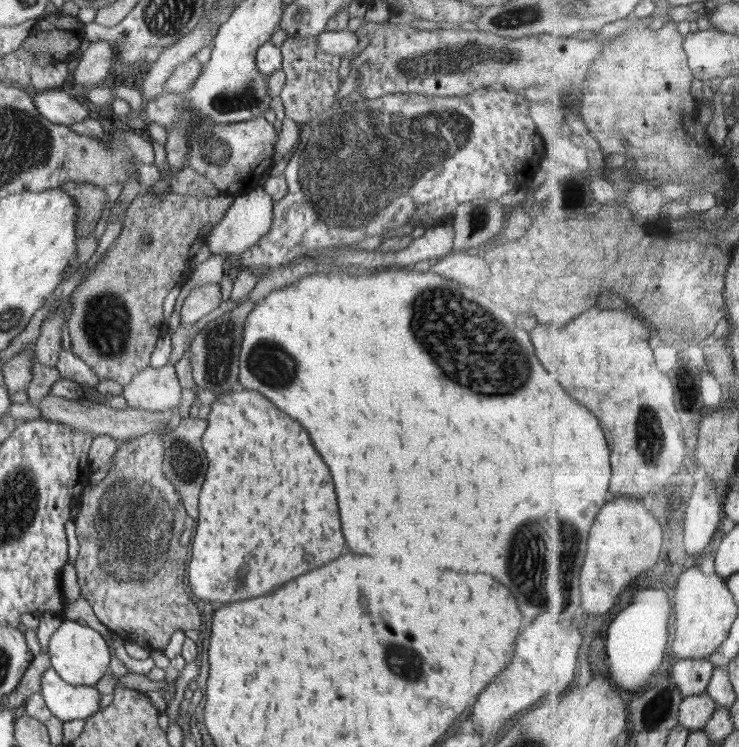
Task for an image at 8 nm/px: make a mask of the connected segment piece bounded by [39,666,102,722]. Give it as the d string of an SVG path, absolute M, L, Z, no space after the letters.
M51 666L40 677L40 694L50 712L62 720L86 719L100 710L100 692L96 686L74 686L64 682Z

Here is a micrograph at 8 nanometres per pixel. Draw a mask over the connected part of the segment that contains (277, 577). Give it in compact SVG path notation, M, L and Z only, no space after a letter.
M238 387L219 395L216 401L211 404L211 409L207 417L207 429L202 437L202 446L208 456L208 474L206 474L206 482L200 490L200 518L198 518L198 526L196 526L194 540L192 540L192 558L188 564L188 584L192 590L191 595L206 598L206 600L220 600L220 602L256 598L270 590L276 590L284 582L288 582L304 572L314 570L314 568L334 560L336 556L340 556L346 542L344 542L342 528L340 528L340 516L338 516L338 504L336 504L332 476L328 472L328 466L322 462L320 454L312 446L308 432L296 420L292 420L290 416L280 412L268 398L264 398L254 389Z

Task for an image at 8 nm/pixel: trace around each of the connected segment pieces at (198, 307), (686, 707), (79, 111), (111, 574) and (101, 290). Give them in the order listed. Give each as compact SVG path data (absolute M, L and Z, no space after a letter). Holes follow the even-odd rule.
M209 283L202 286L196 286L190 290L180 308L180 322L183 325L192 325L198 322L202 316L210 314L212 310L218 308L222 301L220 285L218 283Z
M709 692L687 696L681 706L681 723L693 731L706 729L720 706Z
M60 88L37 92L34 105L43 117L61 125L70 126L91 116L88 102L80 102Z
M166 427L161 431L150 431L140 437L126 440L122 447L118 448L118 451L114 453L114 466L110 467L110 471L106 474L104 480L100 480L96 486L90 486L83 492L82 502L77 501L77 505L80 506L80 513L78 517L74 519L76 526L76 534L78 543L80 544L80 551L75 561L77 581L80 586L80 594L90 603L90 606L94 609L96 617L106 625L106 627L116 633L120 639L125 640L128 643L134 643L143 646L149 650L162 650L168 646L170 638L177 630L199 630L200 616L194 608L194 602L190 598L186 590L186 584L184 584L184 574L186 574L186 564L188 564L188 548L180 544L180 534L184 530L184 520L186 520L186 512L184 512L184 504L180 500L180 496L174 492L172 483L162 472L162 460L164 458L164 438Z
M168 192L161 196L140 194L130 203L119 236L109 246L106 254L92 267L85 281L70 296L72 312L68 320L68 329L71 350L96 372L100 381L112 379L125 387L142 369L149 366L157 341L169 328L162 314L164 298L173 291L173 288L185 285L184 280L190 274L189 250L194 240L198 238L198 232L206 224L216 225L234 202L235 196L218 194L216 197L198 198ZM144 216L146 216L146 232L150 234L150 244L146 250L142 250L142 244L138 242L140 228L144 228Z

